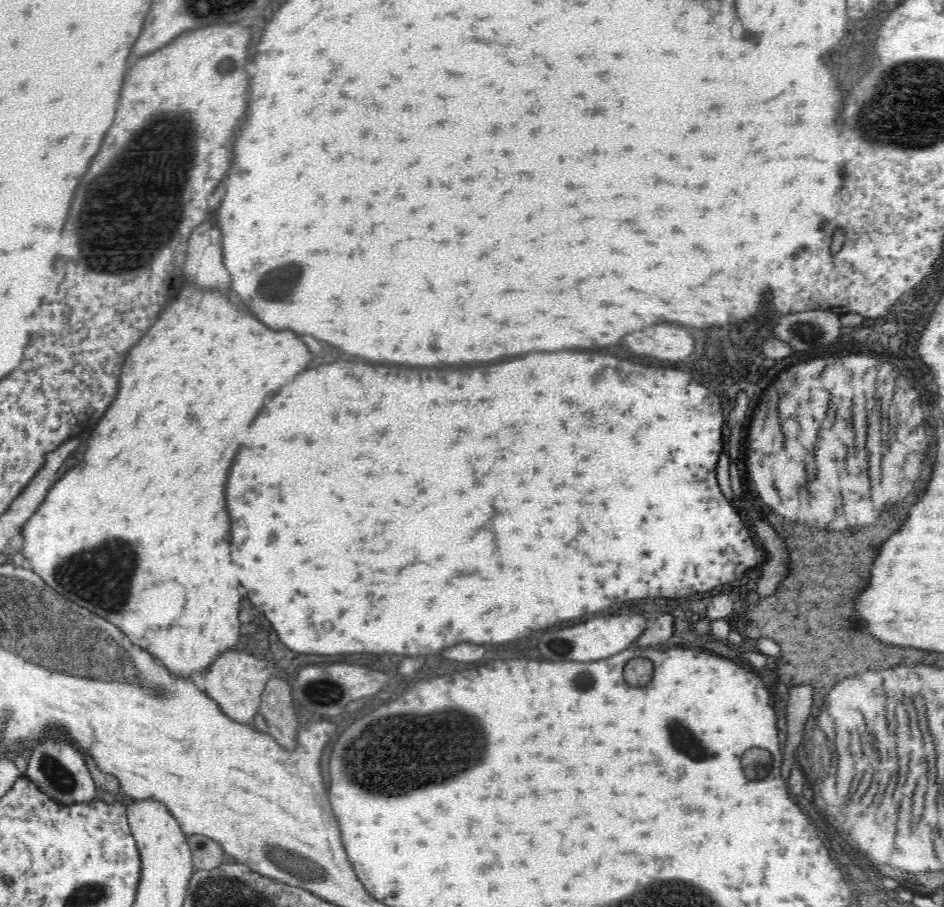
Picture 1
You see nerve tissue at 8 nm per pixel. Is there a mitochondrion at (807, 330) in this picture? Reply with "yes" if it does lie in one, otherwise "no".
yes

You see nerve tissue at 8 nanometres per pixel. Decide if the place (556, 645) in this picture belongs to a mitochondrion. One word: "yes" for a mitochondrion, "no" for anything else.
yes

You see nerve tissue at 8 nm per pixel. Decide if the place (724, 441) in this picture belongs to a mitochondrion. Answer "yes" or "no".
no

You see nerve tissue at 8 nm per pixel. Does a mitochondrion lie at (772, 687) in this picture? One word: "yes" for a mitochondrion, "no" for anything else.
no

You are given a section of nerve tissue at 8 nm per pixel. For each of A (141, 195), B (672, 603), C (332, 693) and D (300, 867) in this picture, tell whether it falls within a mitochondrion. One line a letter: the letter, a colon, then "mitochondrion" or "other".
A: mitochondrion
B: other
C: mitochondrion
D: mitochondrion

